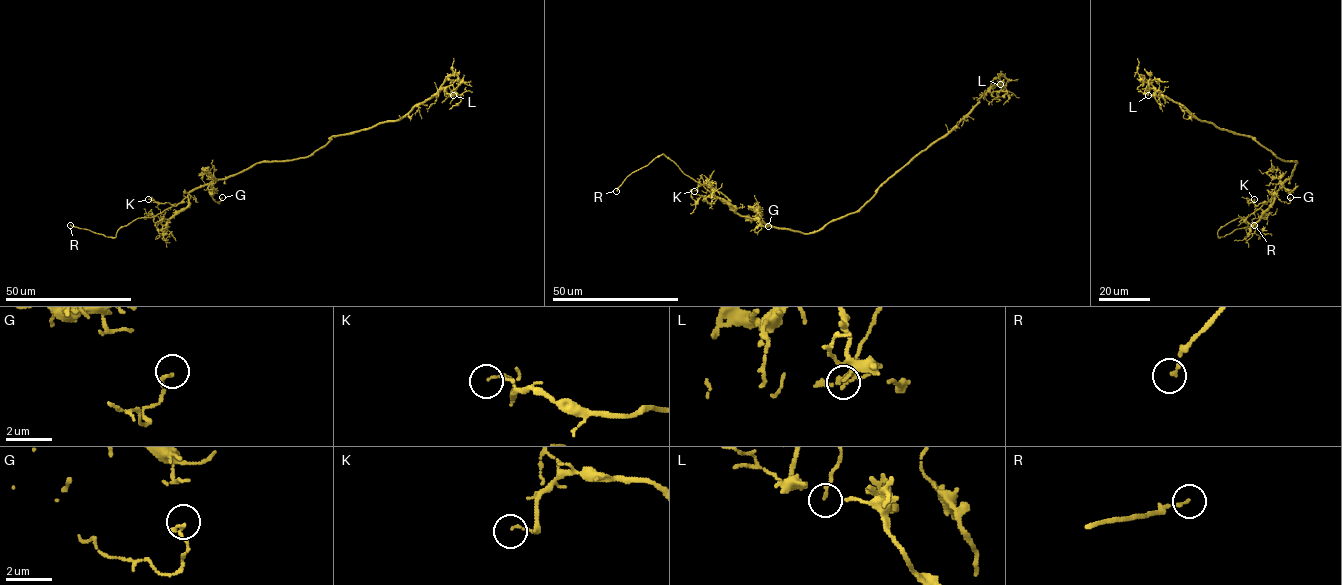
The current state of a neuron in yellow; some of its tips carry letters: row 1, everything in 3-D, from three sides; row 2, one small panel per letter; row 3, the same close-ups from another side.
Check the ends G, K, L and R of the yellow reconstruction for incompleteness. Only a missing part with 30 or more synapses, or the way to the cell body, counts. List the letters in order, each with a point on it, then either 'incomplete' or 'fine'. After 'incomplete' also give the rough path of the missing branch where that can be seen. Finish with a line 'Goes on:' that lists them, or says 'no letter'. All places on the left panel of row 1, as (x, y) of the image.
G: at (222, 197); fine
K: at (148, 199); fine
L: at (453, 95); fine
R: at (70, 225); incomplete
Goes on: R

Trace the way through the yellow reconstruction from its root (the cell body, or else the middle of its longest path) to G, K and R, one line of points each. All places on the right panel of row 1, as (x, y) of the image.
G: (1287, 161), (1297, 162), (1290, 176), (1277, 184), (1275, 192), (1282, 201), (1289, 203), (1290, 197)
K: (1287, 161), (1297, 162), (1275, 195), (1257, 206), (1248, 202), (1254, 199)
R: (1287, 161), (1297, 162), (1276, 194), (1252, 213), (1222, 227), (1217, 236), (1254, 225)

